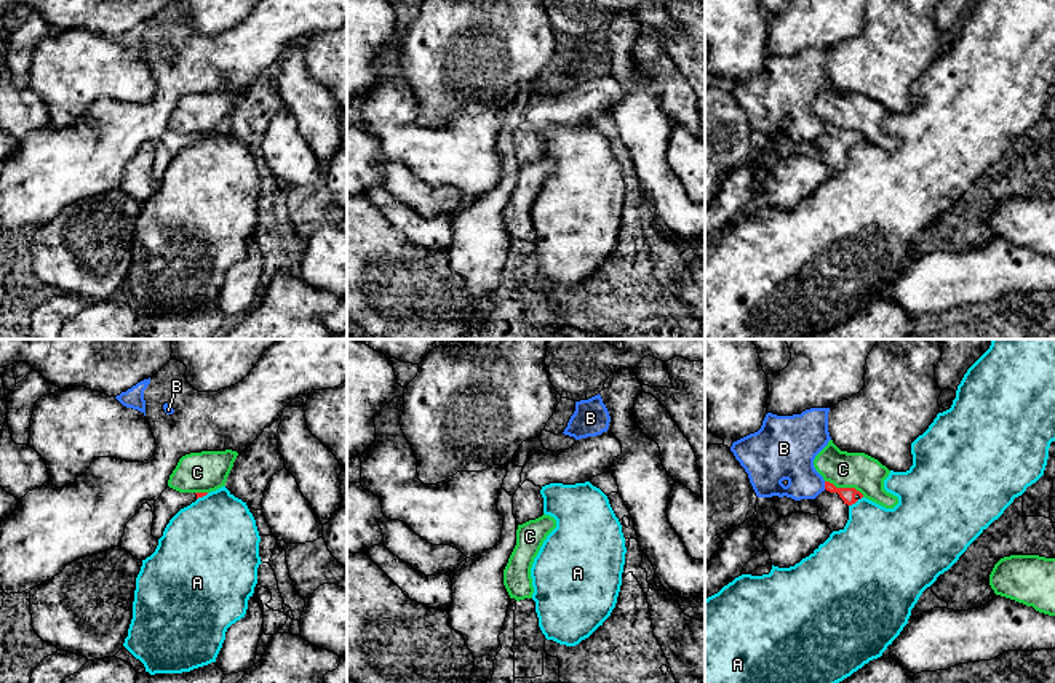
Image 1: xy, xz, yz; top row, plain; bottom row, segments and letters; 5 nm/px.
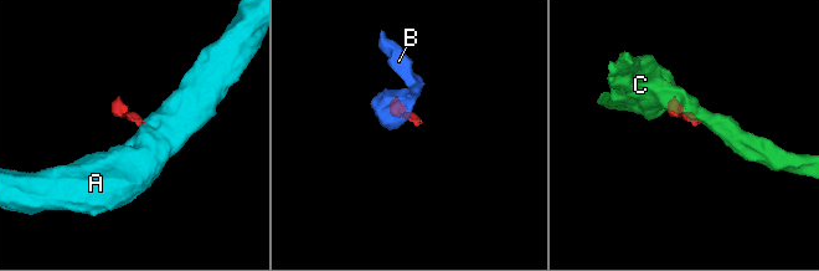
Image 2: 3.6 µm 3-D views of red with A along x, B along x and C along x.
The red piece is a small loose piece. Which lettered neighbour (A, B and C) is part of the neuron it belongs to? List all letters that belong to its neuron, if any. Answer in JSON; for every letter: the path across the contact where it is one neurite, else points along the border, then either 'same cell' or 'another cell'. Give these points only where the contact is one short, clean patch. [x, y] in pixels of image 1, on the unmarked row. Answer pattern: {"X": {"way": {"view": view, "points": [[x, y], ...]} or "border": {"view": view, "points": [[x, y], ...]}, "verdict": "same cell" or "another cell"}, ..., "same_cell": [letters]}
{"A": {"border": {"view": "yz", "points": [[862, 138], [849, 147]]}, "verdict": "another cell"}, "B": {"border": {"view": "yz", "points": [[824, 123], [825, 130]]}, "verdict": "another cell"}, "C": {"verdict": "another cell"}, "same_cell": []}

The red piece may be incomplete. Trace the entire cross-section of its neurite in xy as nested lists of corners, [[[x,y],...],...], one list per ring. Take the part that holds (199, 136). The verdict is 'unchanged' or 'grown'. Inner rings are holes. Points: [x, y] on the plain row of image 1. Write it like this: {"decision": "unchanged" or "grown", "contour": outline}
{"decision": "grown", "contour": [[[166,130],[161,138],[155,142],[155,162],[152,168],[152,178],[158,182],[169,162],[184,149],[195,144],[198,139],[208,134],[179,134],[173,130]]]}

